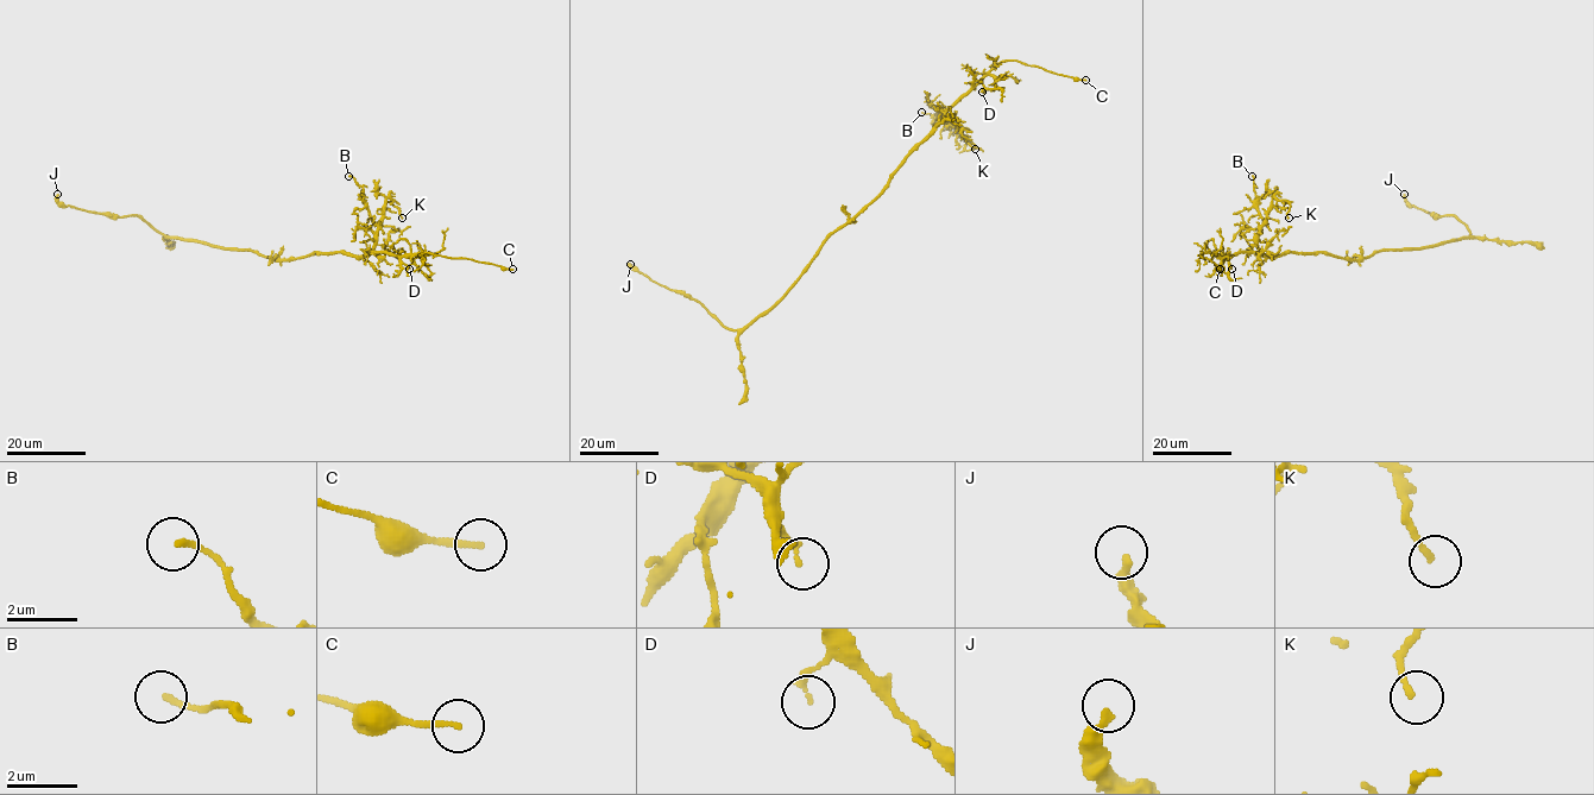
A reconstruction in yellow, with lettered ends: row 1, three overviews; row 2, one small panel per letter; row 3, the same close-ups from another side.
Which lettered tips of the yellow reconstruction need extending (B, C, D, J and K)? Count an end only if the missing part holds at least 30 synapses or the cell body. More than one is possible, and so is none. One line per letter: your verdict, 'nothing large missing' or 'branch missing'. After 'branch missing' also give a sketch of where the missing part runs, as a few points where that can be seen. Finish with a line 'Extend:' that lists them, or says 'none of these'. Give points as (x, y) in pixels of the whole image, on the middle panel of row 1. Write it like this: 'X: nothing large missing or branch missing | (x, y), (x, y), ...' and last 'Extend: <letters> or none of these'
B: nothing large missing
C: branch missing
D: nothing large missing
J: nothing large missing
K: nothing large missing
Extend: C

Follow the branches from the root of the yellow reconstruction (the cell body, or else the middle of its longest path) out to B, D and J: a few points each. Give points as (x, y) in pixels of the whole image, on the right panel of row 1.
B: (1361, 258), (1343, 259), (1323, 252), (1266, 256), (1258, 246), (1262, 220), (1252, 176)
D: (1361, 258), (1343, 259), (1323, 252), (1237, 252), (1223, 257), (1232, 269)
J: (1361, 258), (1375, 252), (1421, 250), (1469, 235), (1468, 229), (1455, 218), (1437, 216), (1416, 207), (1404, 194)

